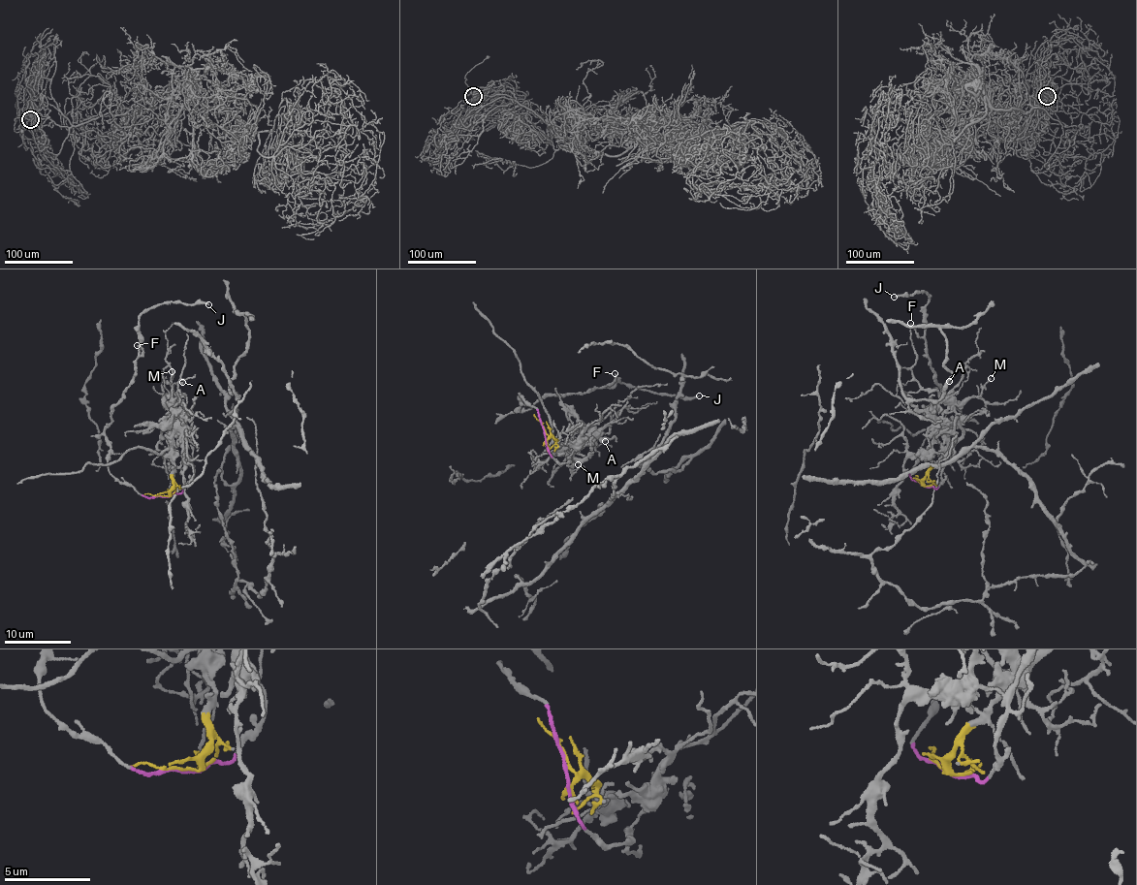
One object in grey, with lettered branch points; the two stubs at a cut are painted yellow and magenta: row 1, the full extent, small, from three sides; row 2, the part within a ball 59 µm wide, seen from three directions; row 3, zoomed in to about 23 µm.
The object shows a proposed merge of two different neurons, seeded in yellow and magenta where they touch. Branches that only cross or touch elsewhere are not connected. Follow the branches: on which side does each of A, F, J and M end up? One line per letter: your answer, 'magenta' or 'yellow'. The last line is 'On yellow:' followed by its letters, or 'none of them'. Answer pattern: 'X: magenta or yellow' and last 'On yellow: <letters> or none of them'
A: yellow
F: magenta
J: magenta
M: yellow
On yellow: A, M

